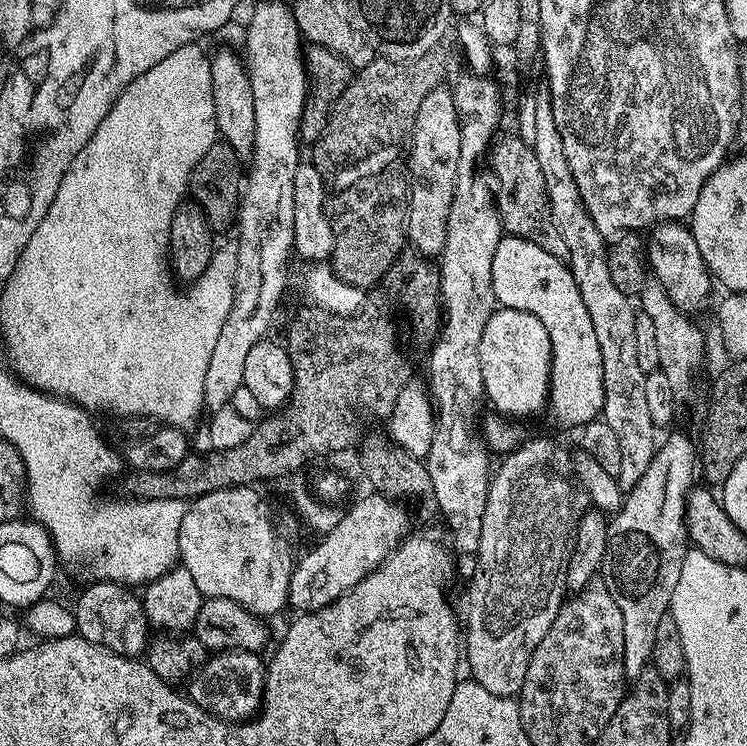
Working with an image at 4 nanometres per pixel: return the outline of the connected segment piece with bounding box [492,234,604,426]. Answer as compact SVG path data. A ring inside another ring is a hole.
M504 234L498 242L498 250L494 250L492 281L499 307L528 311L546 326L552 347L547 411L552 411L553 418L560 424L583 426L597 419L604 410L602 350L598 350L598 334L594 334L590 310L586 310L586 302L582 302L582 294L578 294L567 263L526 238Z

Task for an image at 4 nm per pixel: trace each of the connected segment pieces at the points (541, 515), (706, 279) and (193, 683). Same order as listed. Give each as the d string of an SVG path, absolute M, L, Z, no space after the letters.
M532 440L529 444L521 443L512 449L503 457L504 460L500 464L500 469L495 469L494 475L491 477L488 485L488 497L486 498L486 514L482 518L482 538L478 542L478 550L474 554L476 560L476 569L472 572L472 581L468 584L468 628L466 624L466 664L472 667L470 672L471 679L476 680L482 686L486 686L486 690L490 690L490 694L498 694L499 696L515 697L519 693L522 682L526 678L526 670L530 666L530 658L534 654L534 650L538 646L538 642L542 642L542 638L546 638L546 630L550 630L550 626L554 622L554 618L558 614L560 605L566 599L566 570L570 562L570 554L574 550L574 538L576 537L576 521L583 516L586 511L586 497L584 489L581 488L579 480L576 478L576 471L572 465L572 458L569 449L564 449L562 445L555 444L552 440Z
M661 222L655 225L646 236L646 264L654 279L662 285L666 294L670 294L670 302L674 302L678 310L697 314L707 306L714 281L687 223Z
M235 650L209 655L186 681L188 699L222 720L243 722L252 719L260 711L264 694L266 666L260 658L257 652Z

